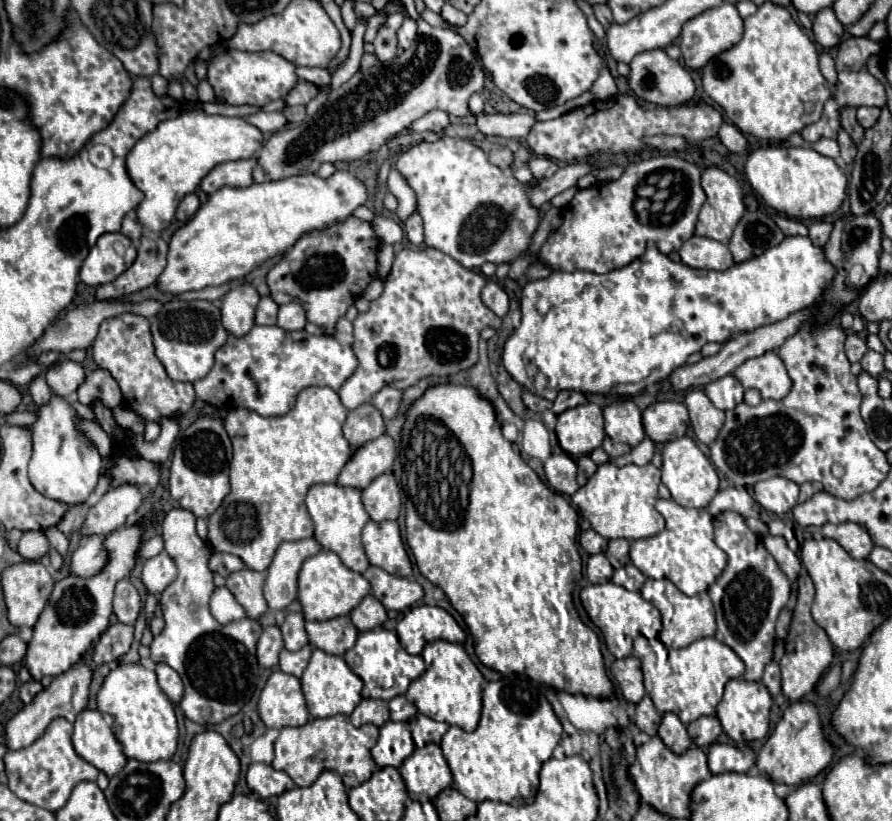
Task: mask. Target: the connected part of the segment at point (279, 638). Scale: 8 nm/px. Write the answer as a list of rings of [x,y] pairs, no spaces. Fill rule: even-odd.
[[[267,626],[257,642],[257,660],[261,668],[273,668],[279,664],[279,652],[283,650],[283,634],[277,626]]]

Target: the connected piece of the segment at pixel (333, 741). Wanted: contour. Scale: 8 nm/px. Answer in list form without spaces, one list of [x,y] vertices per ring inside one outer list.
[[[337,714],[331,718],[313,718],[305,726],[283,728],[275,742],[275,760],[271,766],[287,772],[297,786],[311,786],[323,770],[339,774],[347,788],[359,786],[377,770],[377,764],[371,758],[371,746],[375,744],[379,730],[375,726],[355,728],[347,720],[347,716]]]

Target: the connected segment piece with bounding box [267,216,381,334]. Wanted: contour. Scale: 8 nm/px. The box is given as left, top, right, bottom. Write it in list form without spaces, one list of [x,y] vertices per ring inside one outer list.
[[[355,216],[321,232],[305,234],[285,252],[281,262],[269,270],[267,284],[271,288],[271,298],[277,304],[299,298],[307,312],[307,320],[323,326],[327,334],[333,334],[337,318],[345,316],[347,308],[363,296],[367,284],[375,278],[379,244],[371,224]]]

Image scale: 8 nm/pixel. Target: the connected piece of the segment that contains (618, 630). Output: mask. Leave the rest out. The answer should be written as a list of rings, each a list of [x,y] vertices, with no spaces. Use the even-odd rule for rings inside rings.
[[[605,582],[605,584],[593,584],[581,590],[581,604],[587,610],[589,618],[593,620],[593,624],[601,630],[605,644],[609,648],[609,652],[616,659],[626,658],[629,653],[621,652],[621,648],[631,650],[633,648],[633,640],[643,634],[647,638],[657,638],[661,632],[661,614],[659,610],[643,600],[643,596],[639,592],[629,592],[623,586],[617,586],[613,582]]]

